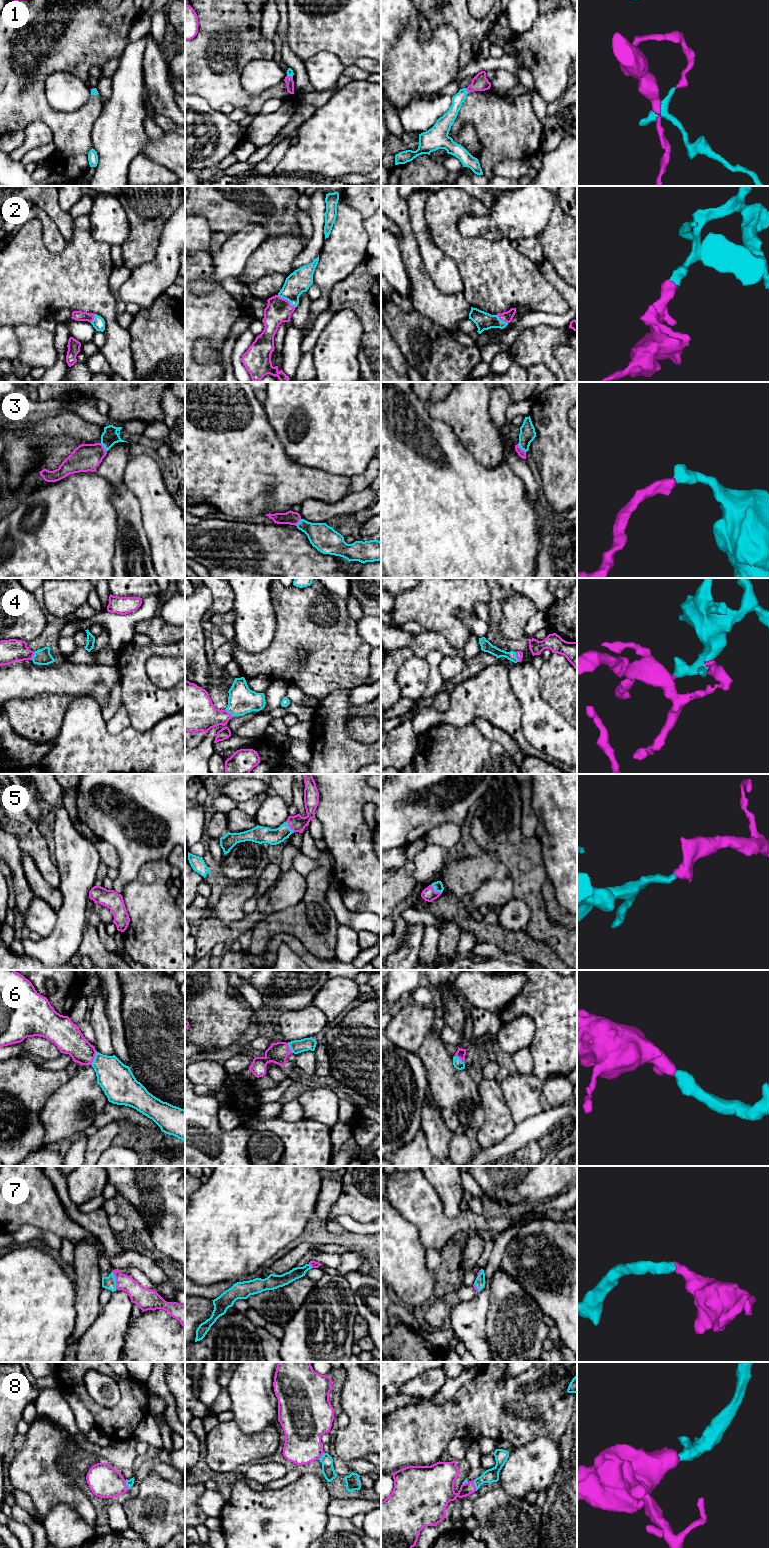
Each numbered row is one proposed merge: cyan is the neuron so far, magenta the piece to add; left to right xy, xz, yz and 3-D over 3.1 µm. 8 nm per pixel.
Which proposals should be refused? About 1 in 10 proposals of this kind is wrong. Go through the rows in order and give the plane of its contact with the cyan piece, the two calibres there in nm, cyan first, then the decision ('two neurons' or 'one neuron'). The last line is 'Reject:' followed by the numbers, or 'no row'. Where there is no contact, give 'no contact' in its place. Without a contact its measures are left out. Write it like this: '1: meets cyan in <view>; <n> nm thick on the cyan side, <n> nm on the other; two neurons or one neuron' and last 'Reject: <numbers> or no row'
1: meets cyan in yz; 90 nm thick on the cyan side, 130 nm on the other; one neuron
2: meets cyan in xz; 180 nm thick on the cyan side, 200 nm on the other; one neuron
3: meets cyan in yz; 130 nm thick on the cyan side, 60 nm on the other; one neuron
4: meets cyan in yz; 80 nm thick on the cyan side, 60 nm on the other; one neuron
5: meets cyan in yz; 80 nm thick on the cyan side, 110 nm on the other; one neuron
6: meets cyan in xy; 280 nm thick on the cyan side, 220 nm on the other; one neuron
7: meets cyan in xy; 100 nm thick on the cyan side, 160 nm on the other; one neuron
8: meets cyan in yz; 110 nm thick on the cyan side, 190 nm on the other; one neuron
Reject: no row

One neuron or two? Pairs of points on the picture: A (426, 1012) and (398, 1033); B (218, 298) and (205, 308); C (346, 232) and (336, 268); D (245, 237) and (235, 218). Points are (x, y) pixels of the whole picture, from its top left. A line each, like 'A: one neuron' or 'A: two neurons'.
A: one neuron
B: one neuron
C: one neuron
D: two neurons

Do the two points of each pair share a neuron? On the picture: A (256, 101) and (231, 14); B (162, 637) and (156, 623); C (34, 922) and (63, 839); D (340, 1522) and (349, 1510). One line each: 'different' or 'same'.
A: same
B: same
C: different
D: different

